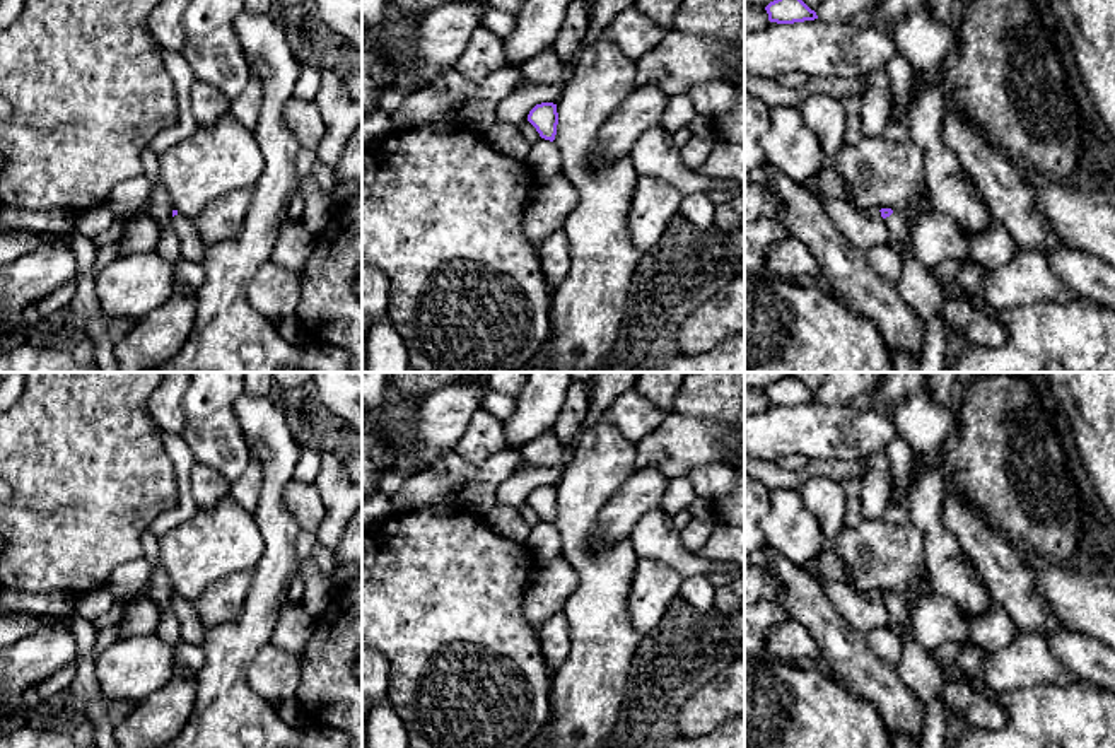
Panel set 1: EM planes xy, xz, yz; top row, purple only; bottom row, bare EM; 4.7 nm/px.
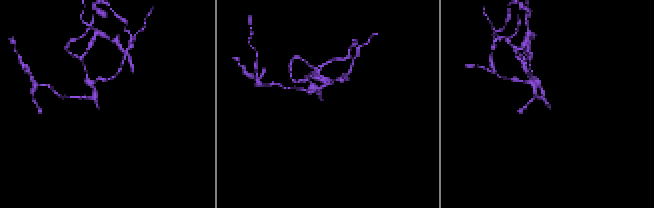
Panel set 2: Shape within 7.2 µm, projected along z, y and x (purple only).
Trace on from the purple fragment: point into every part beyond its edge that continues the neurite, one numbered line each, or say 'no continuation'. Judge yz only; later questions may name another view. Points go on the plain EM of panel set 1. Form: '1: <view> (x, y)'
1: yz (895, 605)

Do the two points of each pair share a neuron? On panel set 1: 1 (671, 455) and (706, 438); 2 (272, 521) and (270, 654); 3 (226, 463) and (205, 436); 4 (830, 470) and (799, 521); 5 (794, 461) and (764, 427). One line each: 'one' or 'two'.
1: one
2: two
3: one
4: two
5: two

